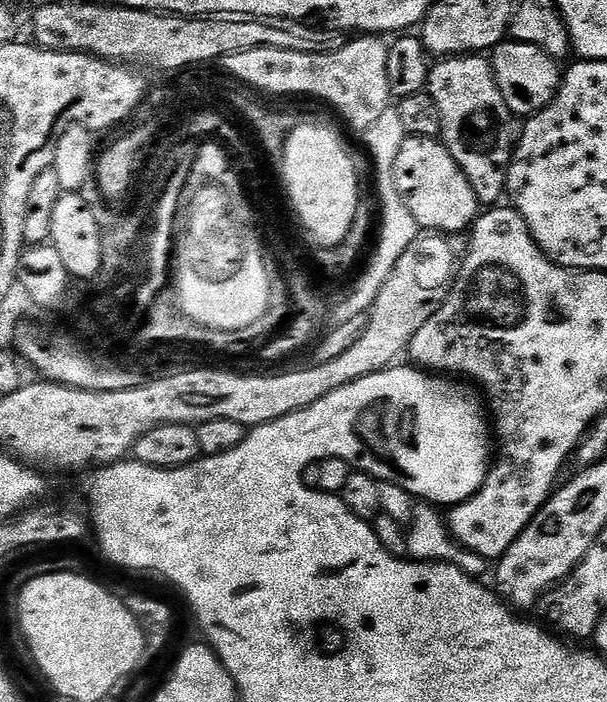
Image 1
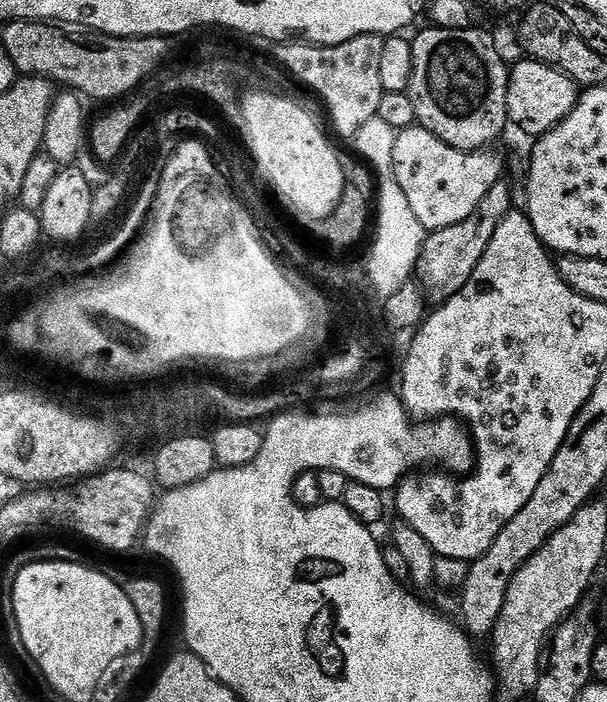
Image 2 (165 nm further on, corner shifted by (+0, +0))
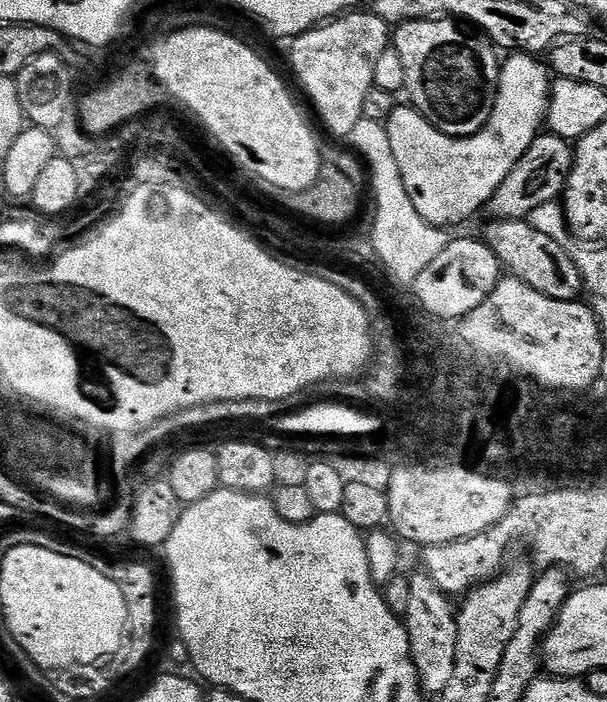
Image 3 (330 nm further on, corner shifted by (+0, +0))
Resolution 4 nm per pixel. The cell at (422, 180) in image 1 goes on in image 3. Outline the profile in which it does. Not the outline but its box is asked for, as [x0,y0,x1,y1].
[386,54,553,230]

